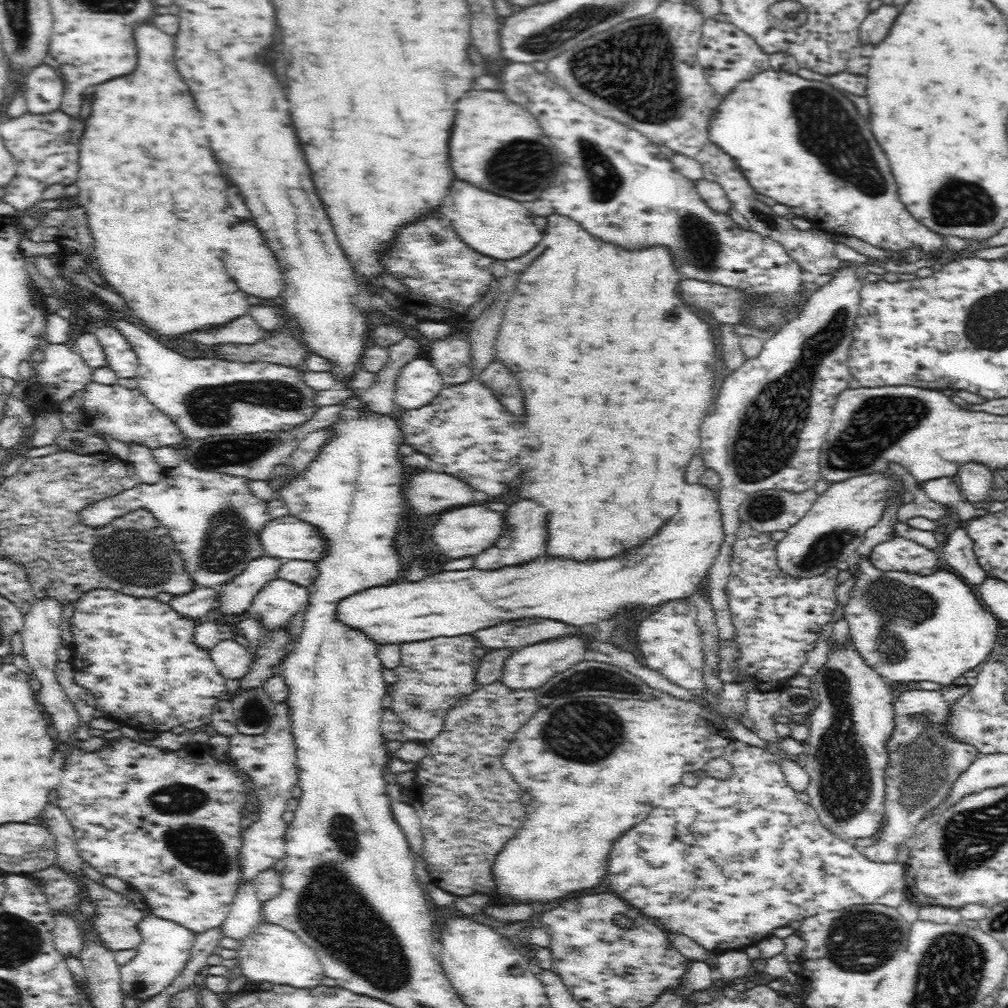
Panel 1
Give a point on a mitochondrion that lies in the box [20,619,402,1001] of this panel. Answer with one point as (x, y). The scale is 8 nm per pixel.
(191, 842)

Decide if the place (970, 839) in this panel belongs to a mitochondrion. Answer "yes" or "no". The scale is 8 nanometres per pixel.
yes

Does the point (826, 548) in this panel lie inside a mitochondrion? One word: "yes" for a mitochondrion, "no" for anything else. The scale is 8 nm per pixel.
yes

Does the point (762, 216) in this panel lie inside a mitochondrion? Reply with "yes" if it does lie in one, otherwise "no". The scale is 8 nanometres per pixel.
yes

